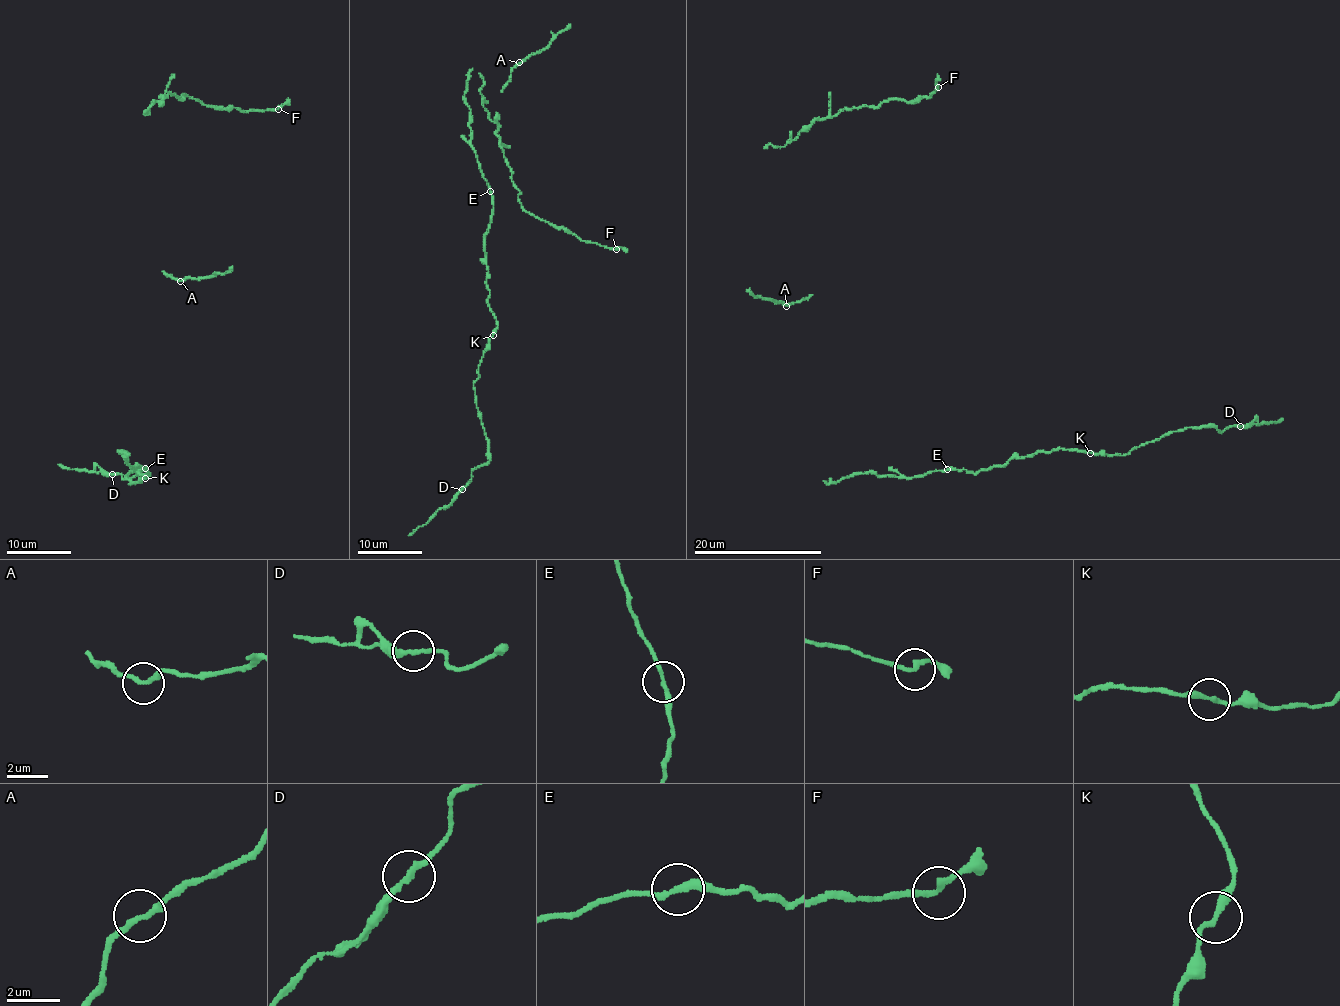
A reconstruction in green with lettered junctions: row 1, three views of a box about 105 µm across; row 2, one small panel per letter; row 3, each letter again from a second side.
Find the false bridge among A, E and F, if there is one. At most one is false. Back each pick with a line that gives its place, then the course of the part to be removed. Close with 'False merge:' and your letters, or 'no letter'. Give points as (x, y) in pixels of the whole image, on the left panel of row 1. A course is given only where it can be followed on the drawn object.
E: place (145, 468); course (145, 469), (130, 485), (137, 470), (125, 480), (58, 464)
False merge: E

